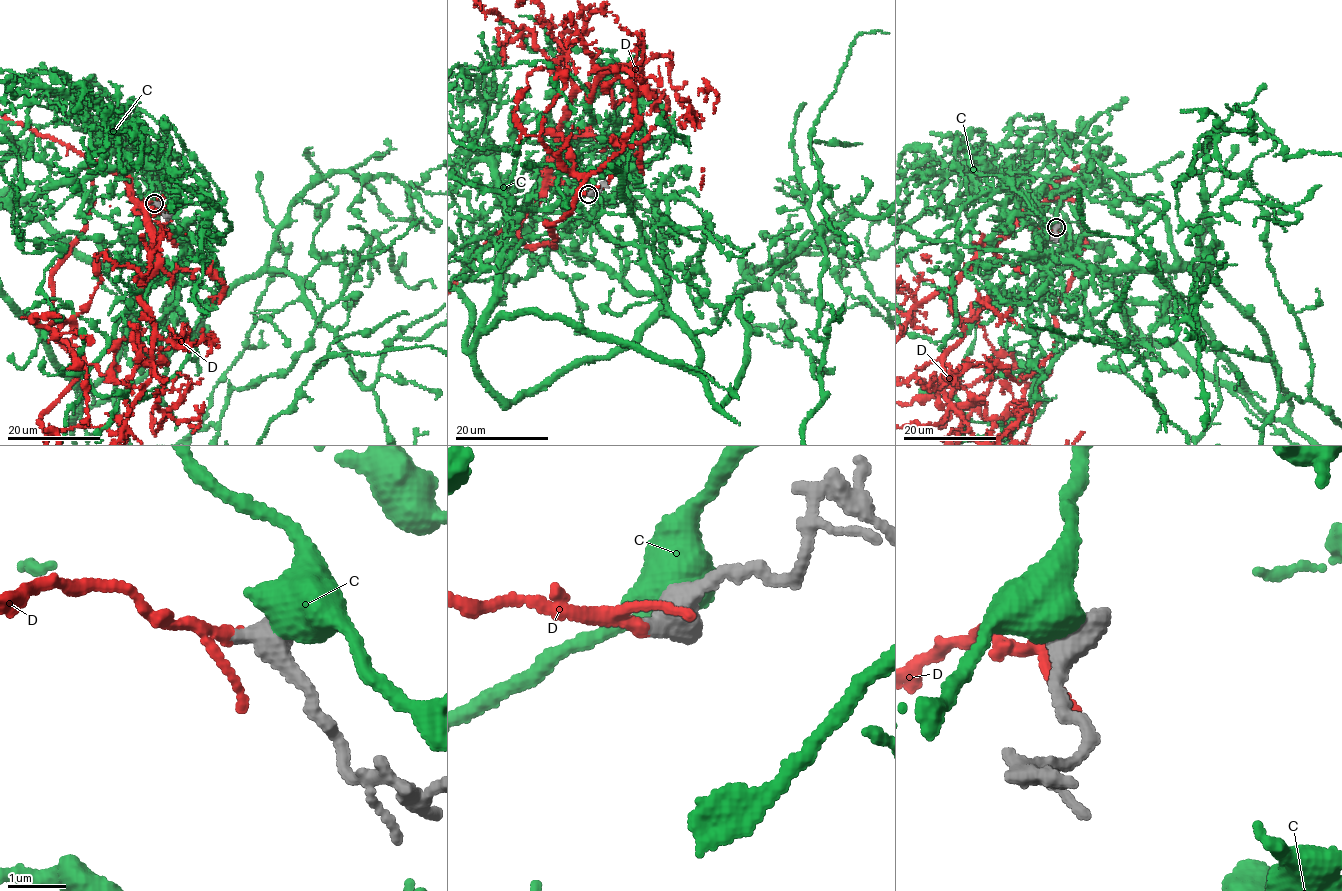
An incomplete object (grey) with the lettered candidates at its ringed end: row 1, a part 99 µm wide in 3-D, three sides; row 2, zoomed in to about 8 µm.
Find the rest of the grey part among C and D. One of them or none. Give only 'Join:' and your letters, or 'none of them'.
Join: D

